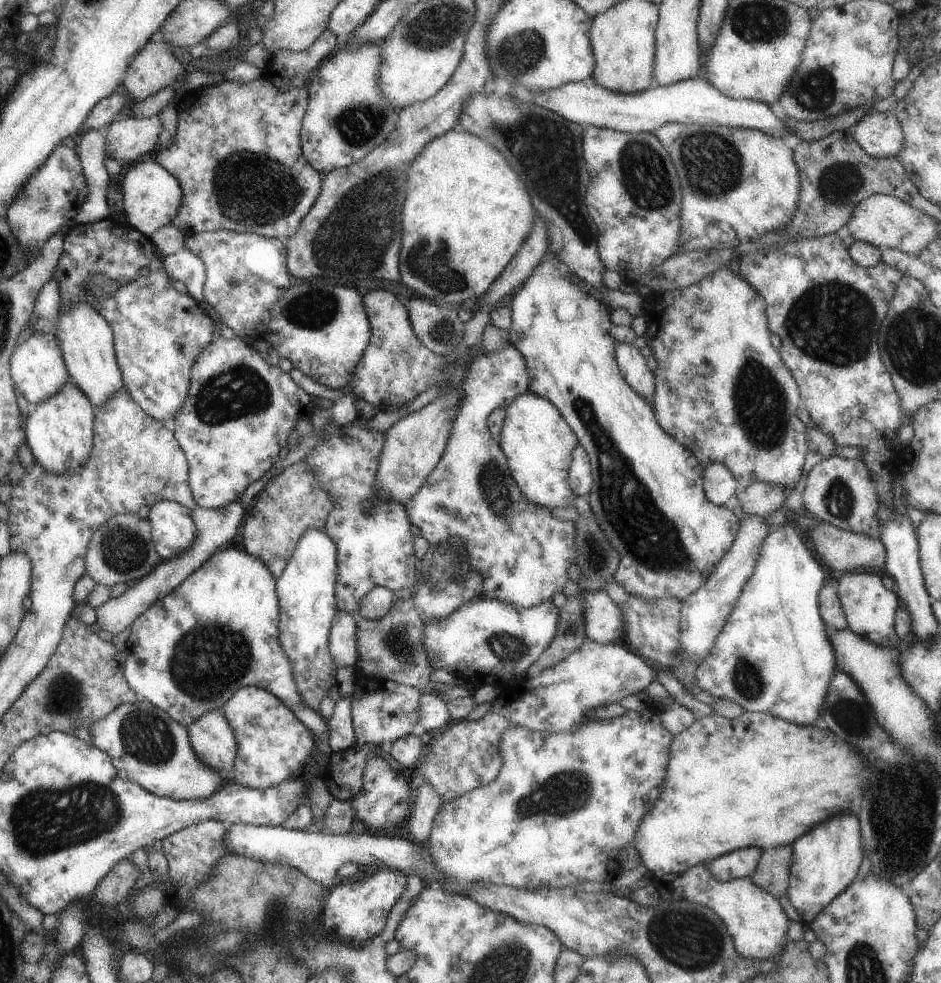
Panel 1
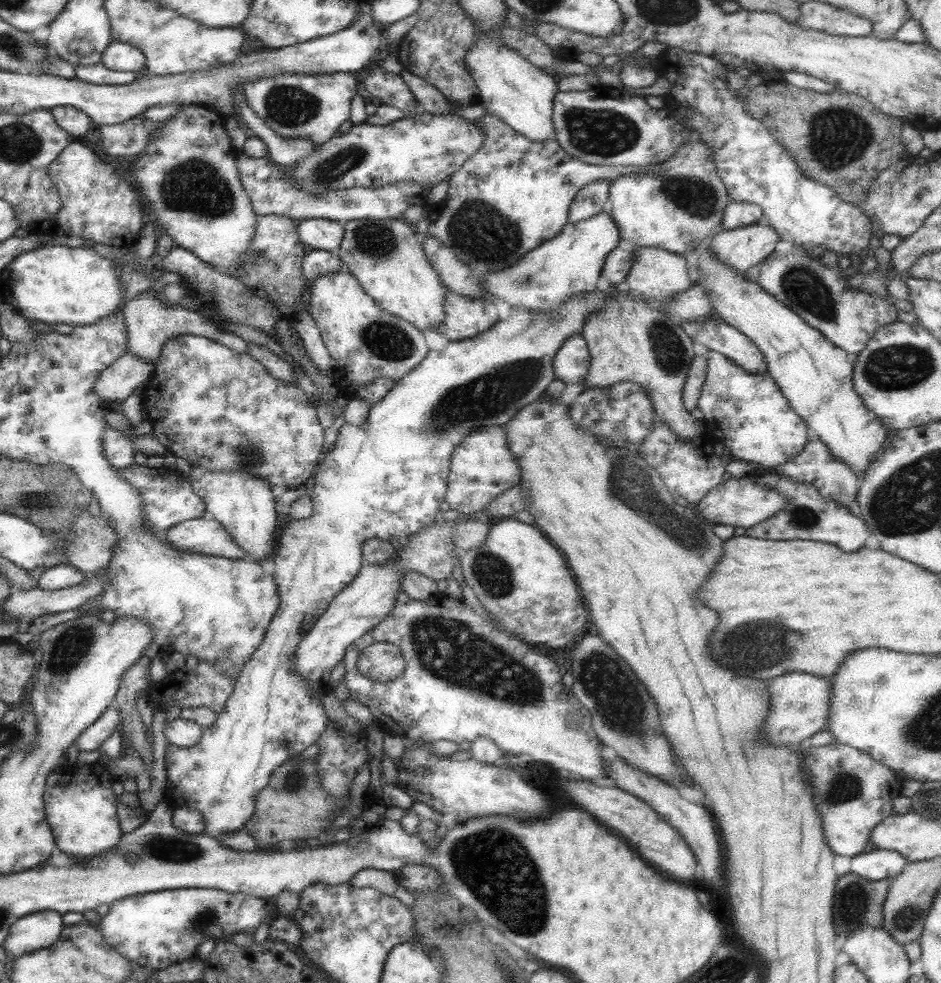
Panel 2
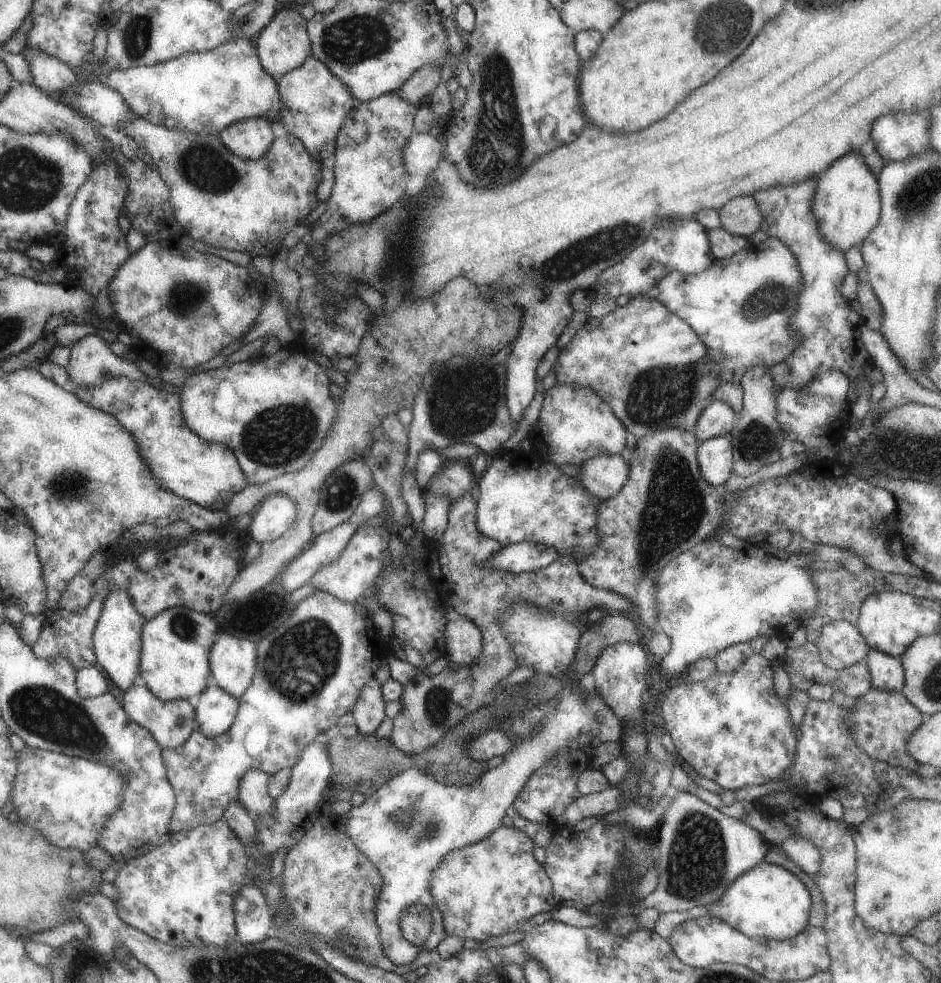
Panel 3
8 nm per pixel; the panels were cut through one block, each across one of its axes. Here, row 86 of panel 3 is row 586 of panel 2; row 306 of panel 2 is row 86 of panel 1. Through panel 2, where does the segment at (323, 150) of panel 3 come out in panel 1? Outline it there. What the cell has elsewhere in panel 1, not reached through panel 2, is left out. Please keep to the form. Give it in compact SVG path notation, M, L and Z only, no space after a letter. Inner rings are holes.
M699 74L681 82L675 82L669 86L650 87L641 90L641 92L631 92L631 94L623 94L623 92L614 92L608 90L599 84L595 84L590 80L581 82L571 82L559 86L553 90L545 90L539 94L531 96L531 103L541 106L546 110L555 112L558 116L565 118L568 122L579 124L587 127L600 127L610 129L621 133L651 133L659 126L667 123L683 123L686 126L692 123L697 125L715 124L719 126L745 128L749 130L759 130L763 134L769 134L777 138L782 138L793 143L795 138L788 120L779 118L771 111L770 105L757 100L748 100L745 98L730 98L720 94L715 88L709 86L704 78Z

